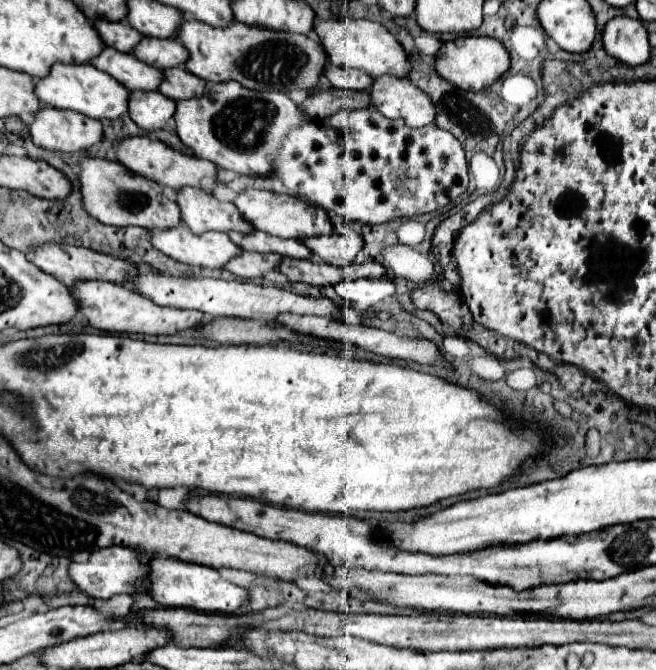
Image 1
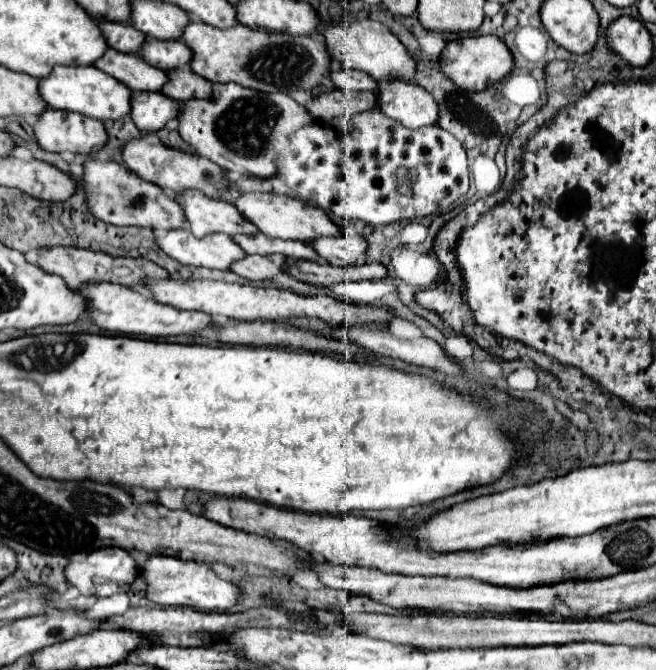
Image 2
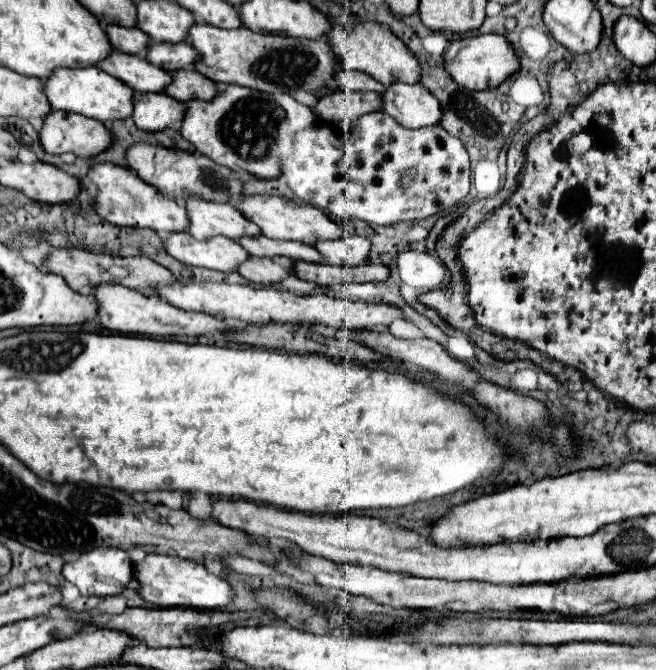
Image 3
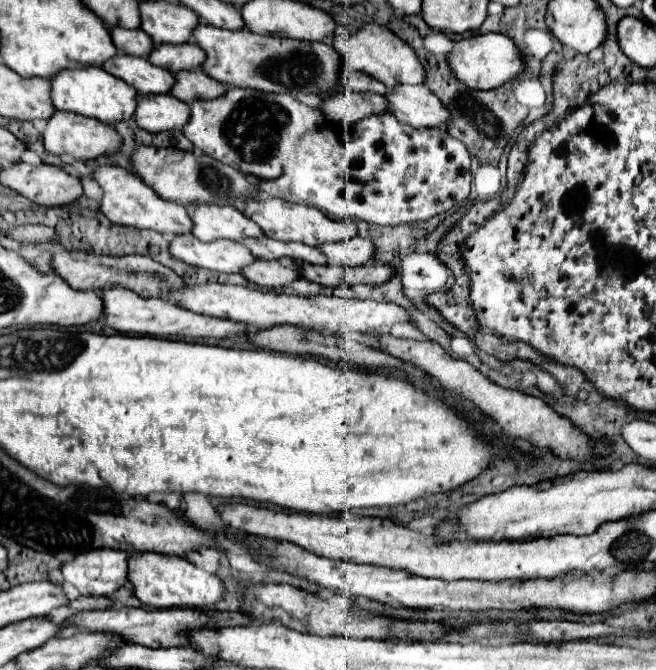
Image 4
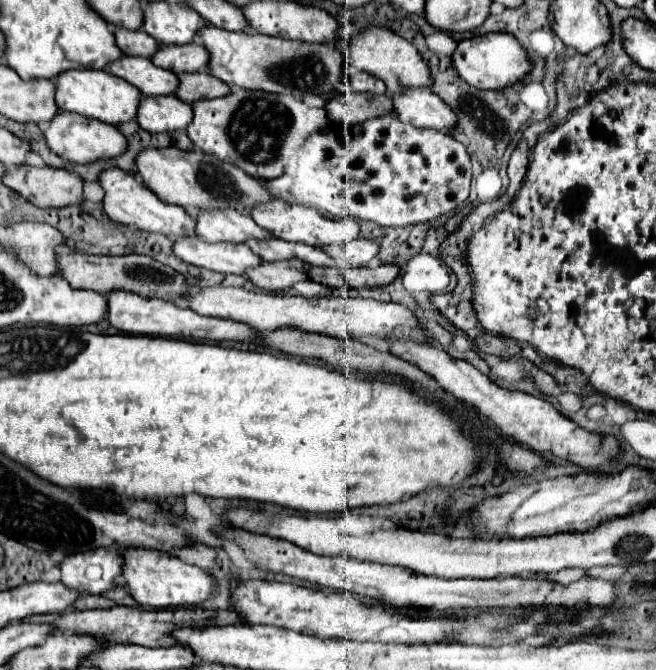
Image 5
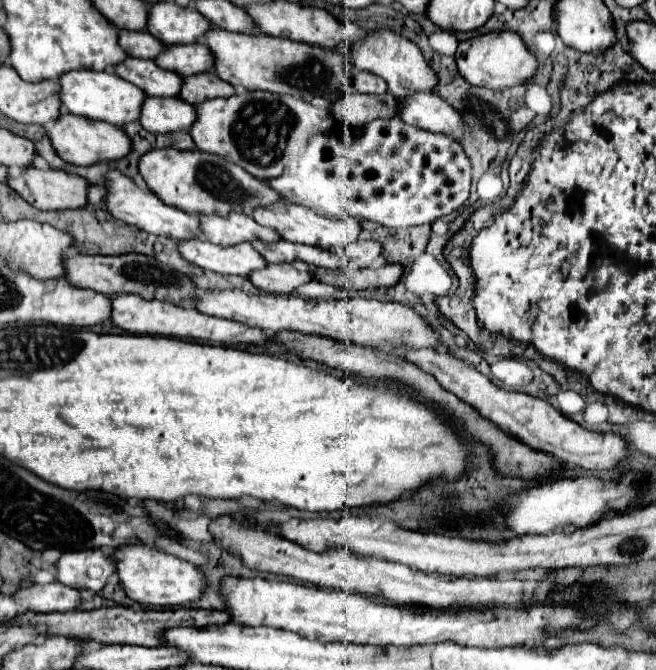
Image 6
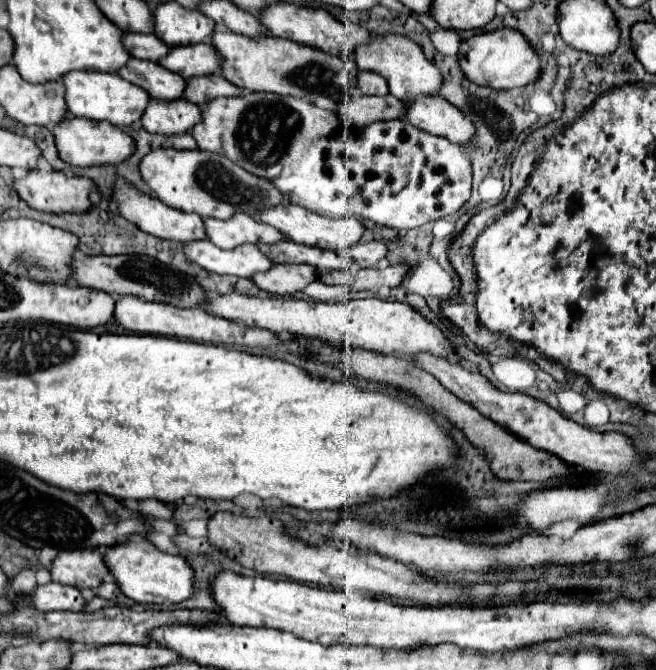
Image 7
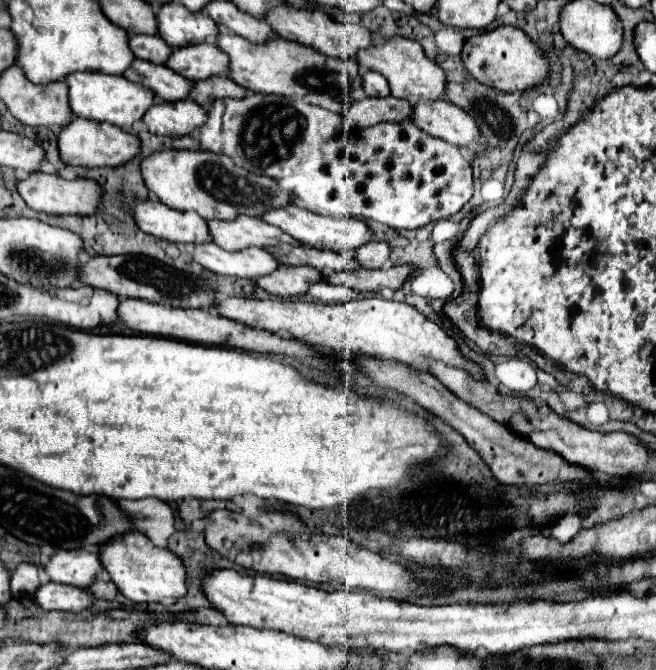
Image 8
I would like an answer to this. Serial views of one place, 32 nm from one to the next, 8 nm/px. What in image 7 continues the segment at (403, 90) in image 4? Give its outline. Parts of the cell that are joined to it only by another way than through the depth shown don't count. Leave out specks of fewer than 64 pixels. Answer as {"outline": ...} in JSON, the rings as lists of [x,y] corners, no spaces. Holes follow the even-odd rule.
{"outline":[[[420,96],[408,106],[406,118],[416,128],[434,136],[444,136],[454,144],[466,146],[472,142],[476,128],[468,116],[452,106],[442,96]]]}

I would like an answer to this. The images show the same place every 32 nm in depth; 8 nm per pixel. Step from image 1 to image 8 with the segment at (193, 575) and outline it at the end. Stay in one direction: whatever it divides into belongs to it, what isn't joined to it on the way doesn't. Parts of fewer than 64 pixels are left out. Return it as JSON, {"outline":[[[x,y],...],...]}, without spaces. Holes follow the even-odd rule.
{"outline":[[[128,532],[124,540],[100,544],[100,562],[120,594],[132,602],[164,602],[166,598],[176,600],[186,594],[186,570],[182,560],[166,548],[156,548],[142,532]]]}

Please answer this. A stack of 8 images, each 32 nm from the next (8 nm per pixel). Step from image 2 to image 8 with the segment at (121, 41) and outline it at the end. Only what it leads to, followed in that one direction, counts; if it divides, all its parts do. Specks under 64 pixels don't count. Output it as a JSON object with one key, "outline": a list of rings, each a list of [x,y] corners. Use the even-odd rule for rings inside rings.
{"outline":[[[136,34],[130,36],[130,48],[136,54],[136,58],[156,62],[156,64],[166,64],[168,56],[172,54],[172,48],[160,40],[160,36],[146,36],[146,34]]]}

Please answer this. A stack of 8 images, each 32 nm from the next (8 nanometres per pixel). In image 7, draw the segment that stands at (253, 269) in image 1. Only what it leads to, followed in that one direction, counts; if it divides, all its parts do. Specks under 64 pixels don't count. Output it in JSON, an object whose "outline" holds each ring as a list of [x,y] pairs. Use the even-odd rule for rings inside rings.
{"outline":[[[276,264],[272,270],[256,274],[254,284],[274,296],[292,296],[318,280],[318,272],[308,264]]]}

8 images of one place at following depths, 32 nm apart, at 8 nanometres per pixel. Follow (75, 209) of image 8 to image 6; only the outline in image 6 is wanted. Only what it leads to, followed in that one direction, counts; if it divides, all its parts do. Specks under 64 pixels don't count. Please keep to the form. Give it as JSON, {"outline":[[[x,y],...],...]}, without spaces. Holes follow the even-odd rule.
{"outline":[[[26,168],[22,176],[10,178],[8,184],[38,210],[72,210],[88,204],[86,190],[90,182],[64,170]]]}

